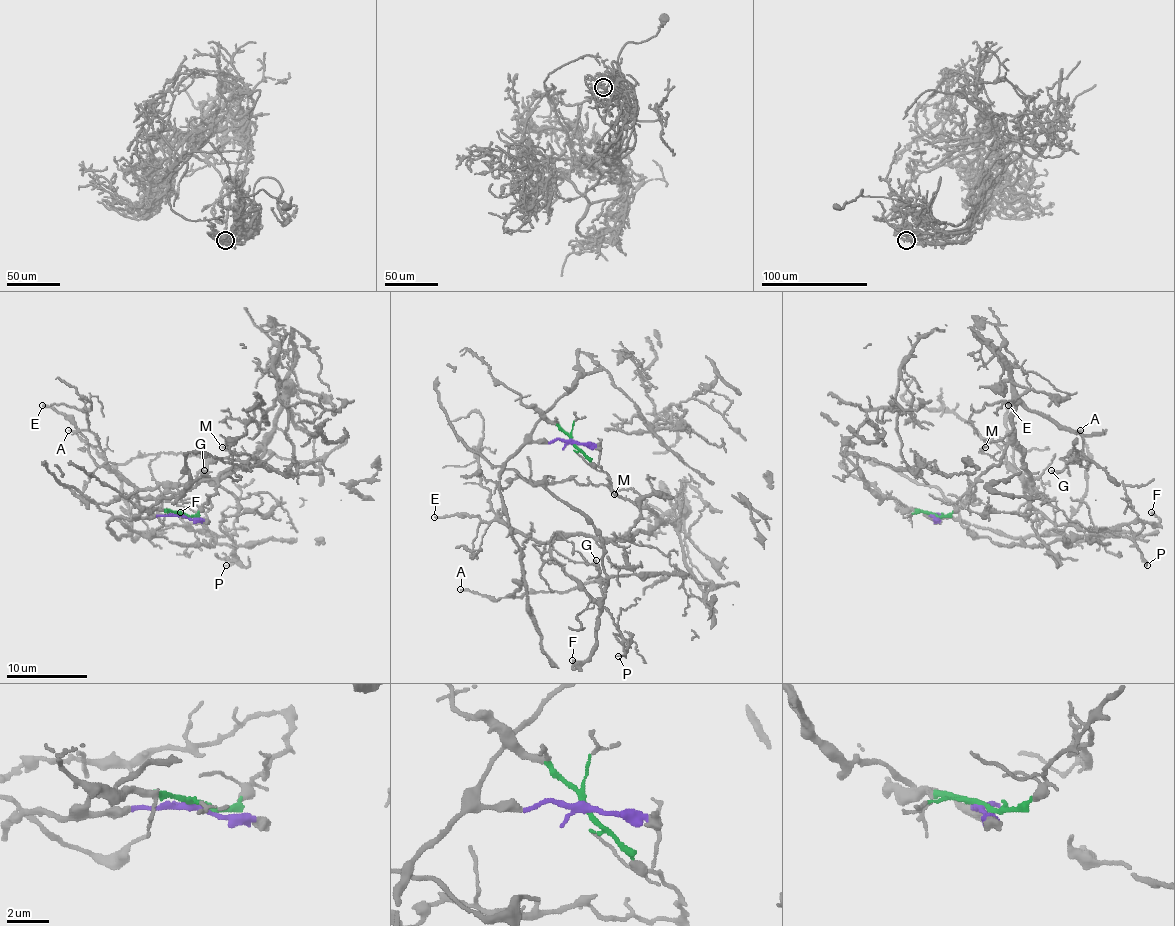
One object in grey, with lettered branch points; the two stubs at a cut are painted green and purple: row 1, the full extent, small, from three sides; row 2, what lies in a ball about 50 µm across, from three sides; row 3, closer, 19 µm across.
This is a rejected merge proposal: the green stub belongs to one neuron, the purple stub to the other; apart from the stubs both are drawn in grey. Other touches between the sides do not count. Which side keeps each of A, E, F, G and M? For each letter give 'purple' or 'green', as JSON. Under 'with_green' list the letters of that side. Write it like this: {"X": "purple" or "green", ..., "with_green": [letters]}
{"A": "purple", "E": "green", "F": "purple", "G": "purple", "M": "green", "with_green": ["E", "M"]}

